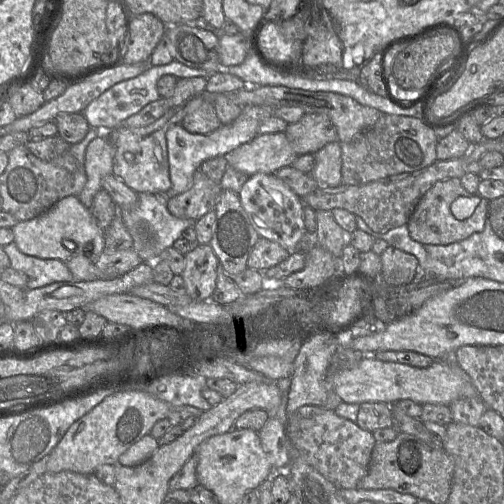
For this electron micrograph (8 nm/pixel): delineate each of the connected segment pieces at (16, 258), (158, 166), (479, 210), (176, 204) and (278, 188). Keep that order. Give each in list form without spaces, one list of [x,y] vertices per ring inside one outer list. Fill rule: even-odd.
[[[14,241],[2,247],[10,260],[10,267],[28,277],[27,290],[55,282],[72,282],[74,277],[68,267],[58,259],[40,259],[21,252]]]
[[[204,91],[194,95],[183,105],[169,108],[158,120],[145,127],[127,128],[121,125],[111,131],[103,131],[115,147],[112,175],[137,193],[165,195],[171,188],[166,142],[167,130],[173,125],[181,124],[185,115],[195,110],[204,101],[214,106],[216,100],[217,93]]]
[[[459,178],[435,183],[420,199],[410,216],[407,227],[411,238],[422,244],[448,245],[484,230],[489,201],[465,190]]]
[[[198,169],[194,173],[193,185],[189,190],[173,197],[166,197],[167,209],[175,217],[197,221],[214,210],[221,192],[220,184]]]
[[[254,174],[248,177],[238,195],[260,237],[277,242],[289,253],[309,248],[309,234],[306,232],[303,217],[303,201],[281,179],[274,174]]]

